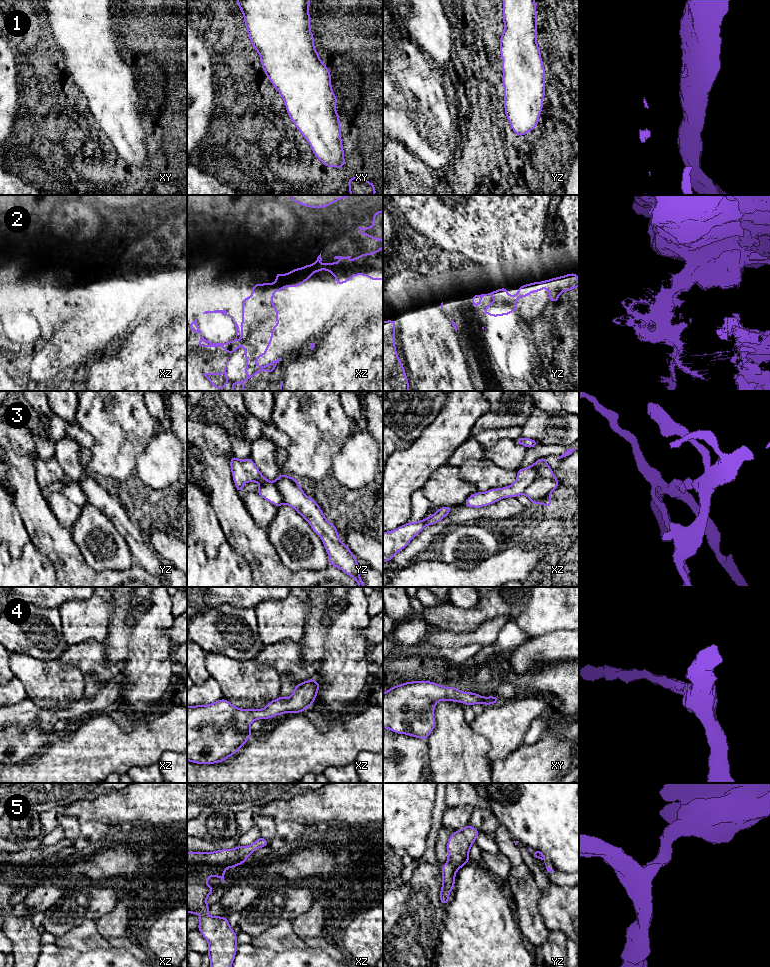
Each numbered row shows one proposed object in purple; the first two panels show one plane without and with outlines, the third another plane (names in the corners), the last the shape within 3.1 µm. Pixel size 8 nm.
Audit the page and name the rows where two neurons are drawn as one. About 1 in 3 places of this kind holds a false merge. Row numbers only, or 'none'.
2, 3

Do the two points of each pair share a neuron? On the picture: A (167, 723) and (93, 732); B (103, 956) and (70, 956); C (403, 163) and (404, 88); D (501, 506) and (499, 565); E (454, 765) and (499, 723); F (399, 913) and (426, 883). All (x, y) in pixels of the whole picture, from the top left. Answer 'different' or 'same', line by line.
A: same
B: same
C: different
D: different
E: different
F: same

